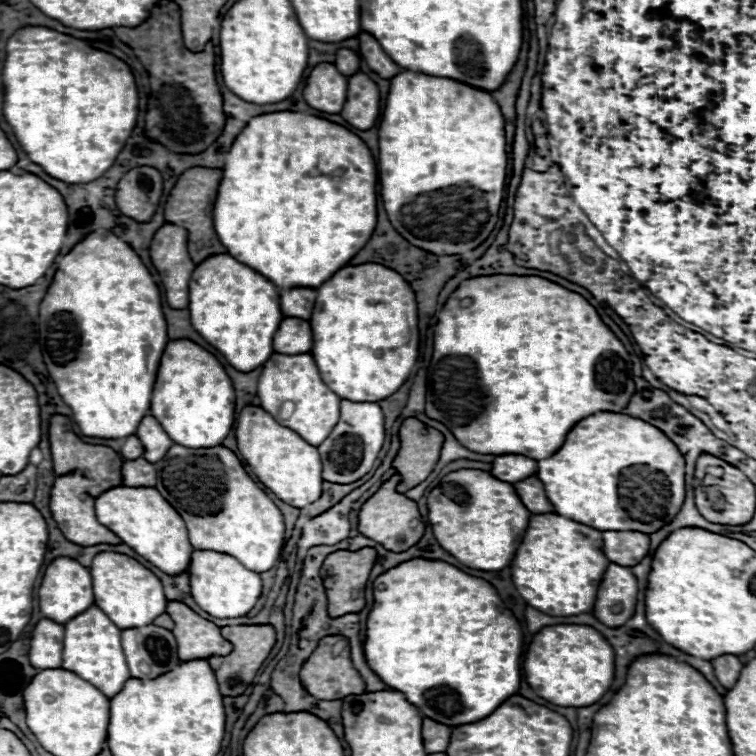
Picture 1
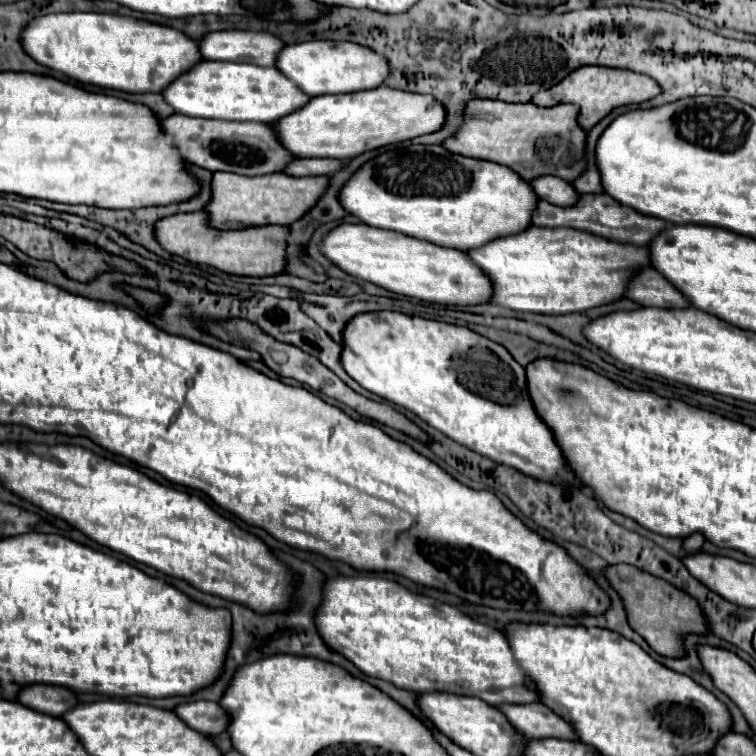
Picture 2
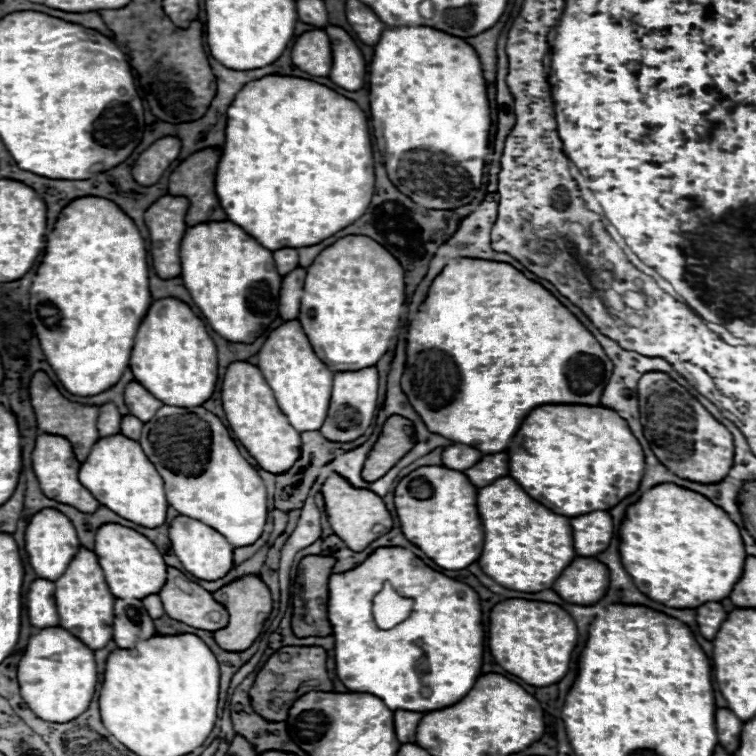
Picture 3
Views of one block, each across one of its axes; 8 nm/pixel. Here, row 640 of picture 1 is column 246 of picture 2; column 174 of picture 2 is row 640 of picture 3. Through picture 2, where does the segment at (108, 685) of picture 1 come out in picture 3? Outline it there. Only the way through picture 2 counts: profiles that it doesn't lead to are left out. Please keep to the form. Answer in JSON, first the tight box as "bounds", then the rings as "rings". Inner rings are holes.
{"bounds":[56,548,114,650],"rings":[[[80,548],[78,556],[70,562],[66,576],[56,582],[56,608],[60,614],[60,626],[74,634],[82,644],[92,650],[104,648],[112,640],[112,614],[114,614],[114,596],[108,592],[96,554]]]}

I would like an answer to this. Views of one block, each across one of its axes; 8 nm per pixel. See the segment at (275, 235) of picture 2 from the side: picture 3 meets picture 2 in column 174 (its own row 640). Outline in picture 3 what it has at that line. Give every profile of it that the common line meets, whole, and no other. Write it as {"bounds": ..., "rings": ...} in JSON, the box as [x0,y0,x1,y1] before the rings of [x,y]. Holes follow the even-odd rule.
{"bounds":[214,576,272,652],"rings":[[[246,576],[246,578],[240,578],[240,580],[220,588],[220,590],[216,590],[214,600],[220,602],[224,608],[228,608],[228,614],[230,614],[228,626],[214,632],[216,644],[222,650],[228,650],[228,652],[244,652],[244,650],[248,650],[252,646],[252,642],[260,636],[264,620],[272,612],[272,596],[270,596],[270,590],[266,588],[266,584],[258,576]]]}

